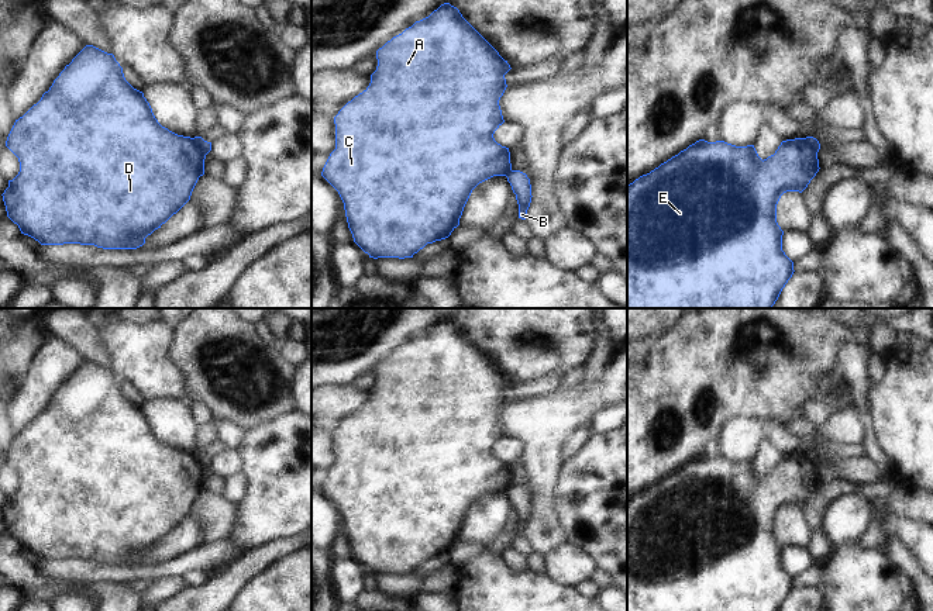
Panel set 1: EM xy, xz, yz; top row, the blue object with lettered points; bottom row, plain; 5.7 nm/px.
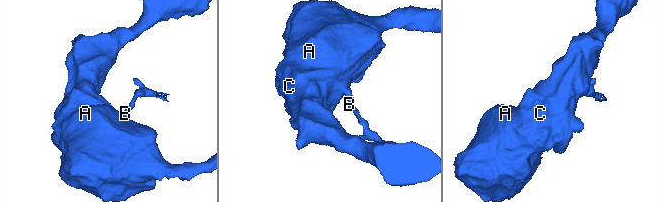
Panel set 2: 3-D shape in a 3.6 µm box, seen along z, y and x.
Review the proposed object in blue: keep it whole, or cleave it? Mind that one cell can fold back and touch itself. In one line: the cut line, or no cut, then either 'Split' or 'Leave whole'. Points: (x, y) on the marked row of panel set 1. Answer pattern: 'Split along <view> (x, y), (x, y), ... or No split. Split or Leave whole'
Split along xy (192, 138), (205, 155). Split.

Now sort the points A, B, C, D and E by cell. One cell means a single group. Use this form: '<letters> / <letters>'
A C D E / B

